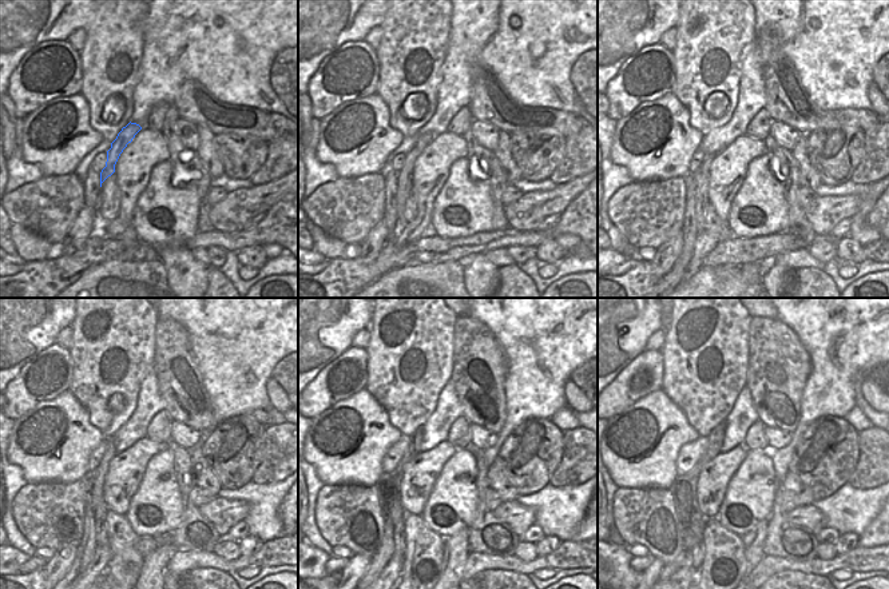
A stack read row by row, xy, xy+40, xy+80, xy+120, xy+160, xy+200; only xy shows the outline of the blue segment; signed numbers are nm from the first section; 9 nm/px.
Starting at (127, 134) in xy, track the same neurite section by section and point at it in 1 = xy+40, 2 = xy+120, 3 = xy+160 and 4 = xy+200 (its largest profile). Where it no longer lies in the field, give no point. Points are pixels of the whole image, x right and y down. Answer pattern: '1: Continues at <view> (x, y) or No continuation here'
1: Continues at xy+40 (403, 192)
2: Continues at xy+120 (100, 526)
3: Continues at xy+160 (400, 526)
4: Continues at xy+200 (695, 556)

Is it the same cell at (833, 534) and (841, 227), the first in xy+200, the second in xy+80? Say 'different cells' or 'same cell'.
same cell

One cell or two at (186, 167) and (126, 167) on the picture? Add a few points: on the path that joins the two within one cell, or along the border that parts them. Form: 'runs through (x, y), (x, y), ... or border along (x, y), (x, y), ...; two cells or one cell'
border along (165, 138), (169, 158), (151, 170), (139, 195); two cells

